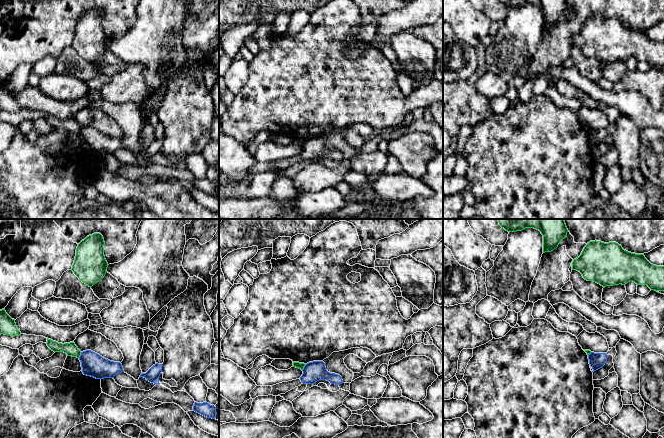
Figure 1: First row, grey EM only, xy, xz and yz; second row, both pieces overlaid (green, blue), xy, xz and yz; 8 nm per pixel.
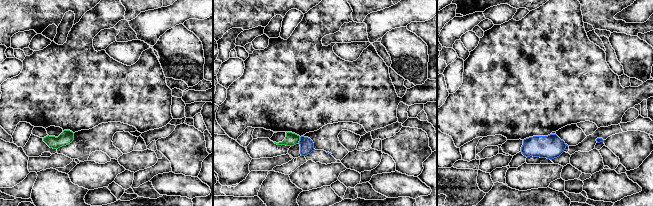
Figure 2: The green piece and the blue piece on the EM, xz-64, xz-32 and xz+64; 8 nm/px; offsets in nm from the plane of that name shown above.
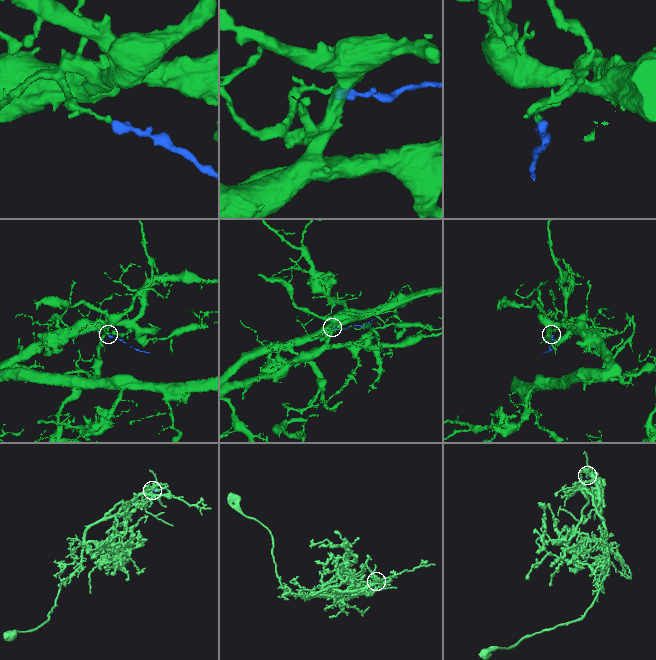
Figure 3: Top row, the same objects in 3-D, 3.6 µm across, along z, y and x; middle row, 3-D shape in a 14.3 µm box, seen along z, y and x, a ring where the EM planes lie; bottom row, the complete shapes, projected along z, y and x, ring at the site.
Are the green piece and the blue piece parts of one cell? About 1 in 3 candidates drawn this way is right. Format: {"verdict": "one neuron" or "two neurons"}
{"verdict": "two neurons"}

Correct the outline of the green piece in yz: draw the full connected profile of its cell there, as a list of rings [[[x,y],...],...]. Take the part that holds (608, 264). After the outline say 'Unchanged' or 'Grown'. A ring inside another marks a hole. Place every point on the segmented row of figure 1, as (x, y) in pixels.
[[[590,241],[581,255],[573,260],[572,270],[579,271],[585,280],[596,282],[603,287],[625,285],[633,281],[637,286],[647,285],[651,290],[664,291],[664,266],[653,265],[644,254],[628,252],[616,242]]]. Unchanged

